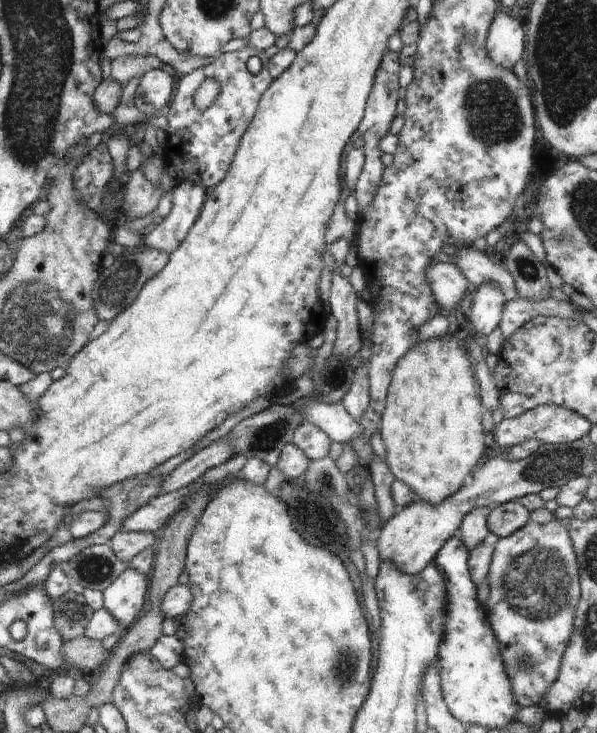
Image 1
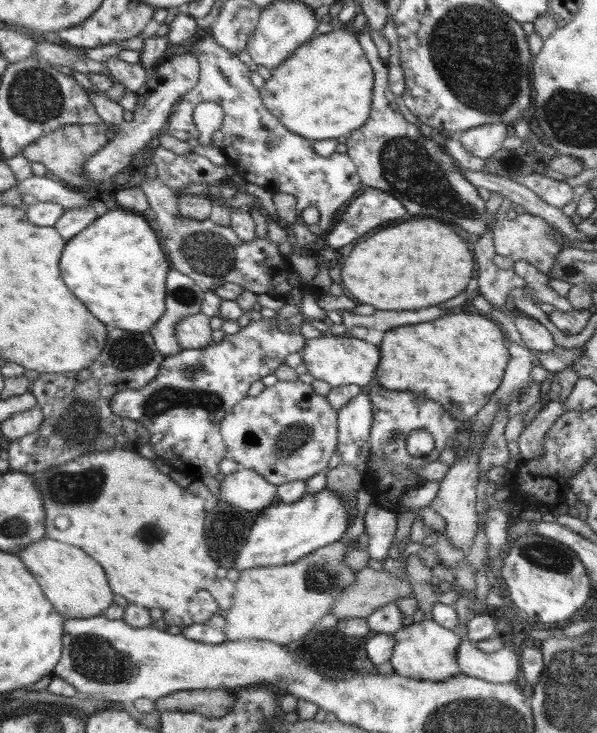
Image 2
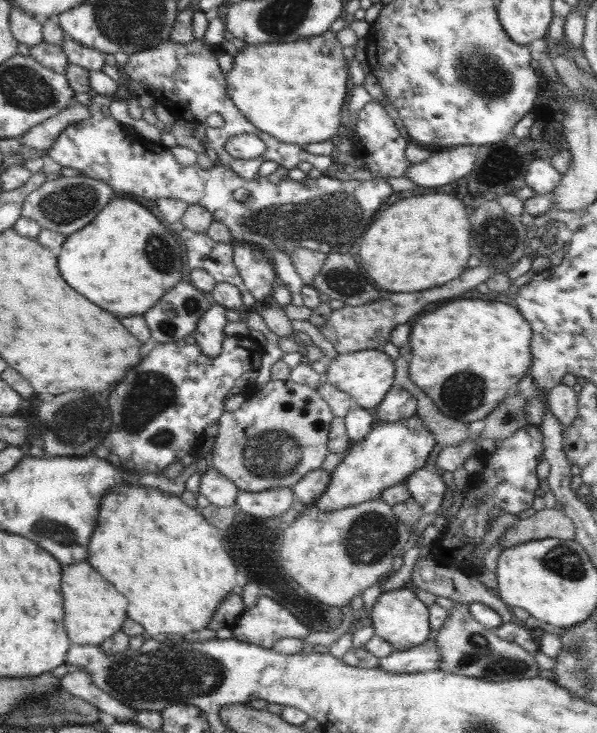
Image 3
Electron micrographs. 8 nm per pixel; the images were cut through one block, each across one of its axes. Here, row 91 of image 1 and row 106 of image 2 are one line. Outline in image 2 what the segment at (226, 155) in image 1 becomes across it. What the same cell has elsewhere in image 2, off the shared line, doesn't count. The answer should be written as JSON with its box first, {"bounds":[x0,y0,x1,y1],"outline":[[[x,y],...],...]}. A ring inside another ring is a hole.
{"bounds":[166,34,366,235],"outline":[[[208,34],[204,37],[198,37],[196,42],[192,44],[190,41],[190,44],[188,51],[195,54],[200,64],[199,79],[196,86],[188,90],[183,98],[174,105],[166,122],[166,132],[182,141],[188,141],[192,138],[198,139],[198,129],[196,129],[193,121],[194,106],[200,102],[215,102],[220,105],[224,111],[224,118],[222,118],[221,128],[212,134],[212,142],[214,147],[225,152],[228,157],[227,164],[232,166],[236,174],[248,183],[262,186],[271,193],[286,192],[286,194],[292,194],[296,198],[296,210],[299,214],[304,208],[314,206],[320,213],[320,219],[316,224],[307,225],[308,230],[315,235],[328,234],[332,230],[336,216],[366,187],[360,180],[360,175],[356,172],[352,159],[346,153],[339,154],[336,151],[334,154],[322,158],[314,152],[310,140],[290,132],[286,126],[282,125],[280,119],[266,109],[266,105],[260,97],[259,89],[250,82],[250,74],[252,74],[250,68],[242,60],[239,60],[235,53],[220,46],[212,36]]]}

